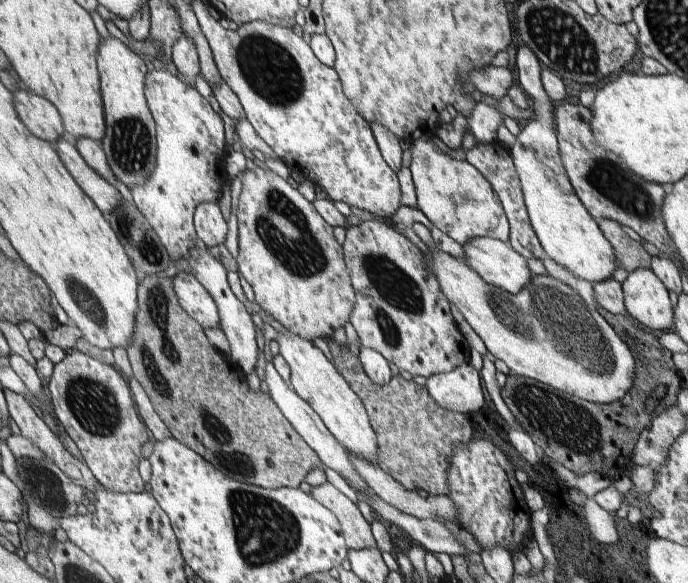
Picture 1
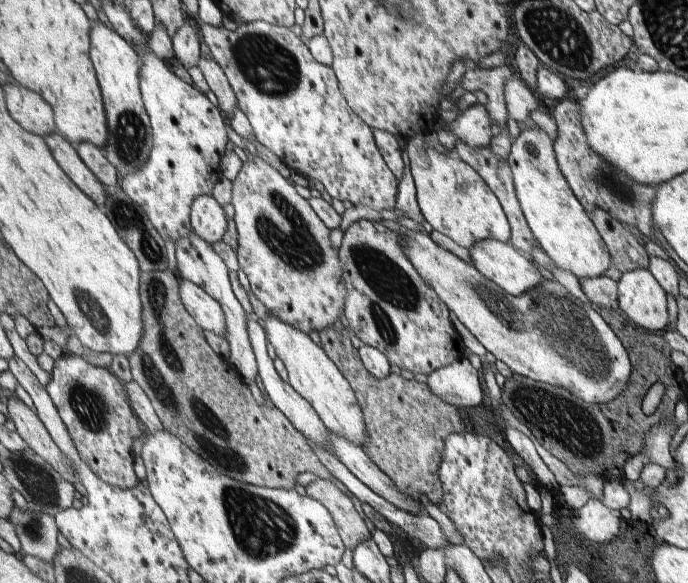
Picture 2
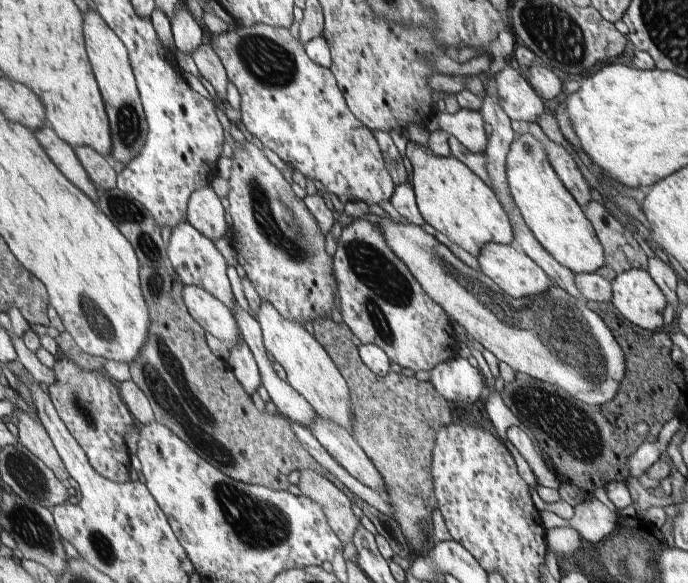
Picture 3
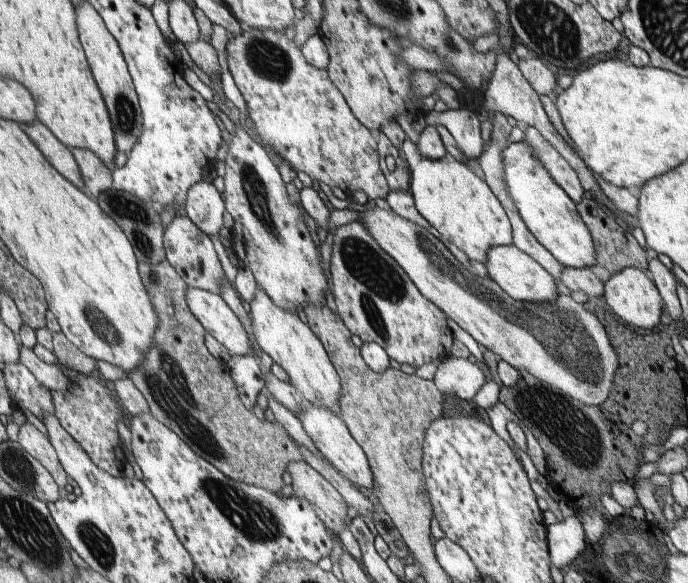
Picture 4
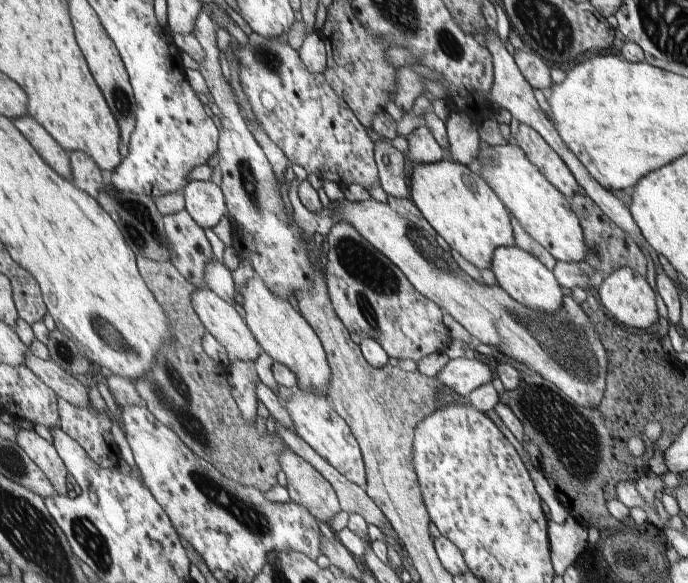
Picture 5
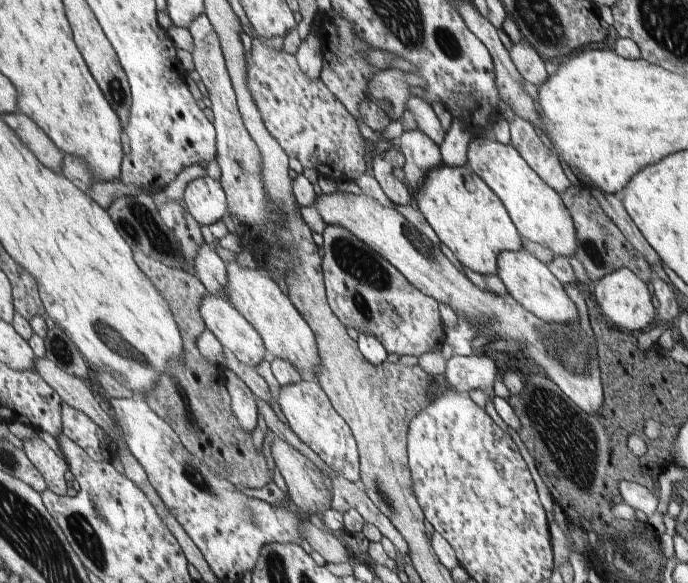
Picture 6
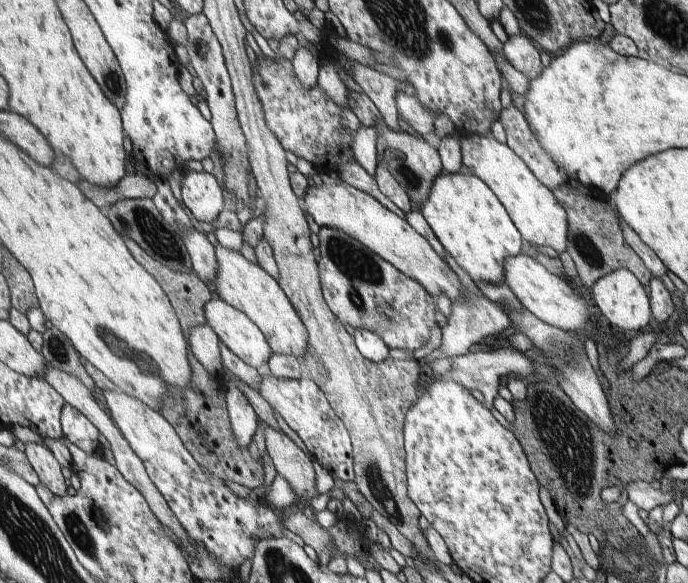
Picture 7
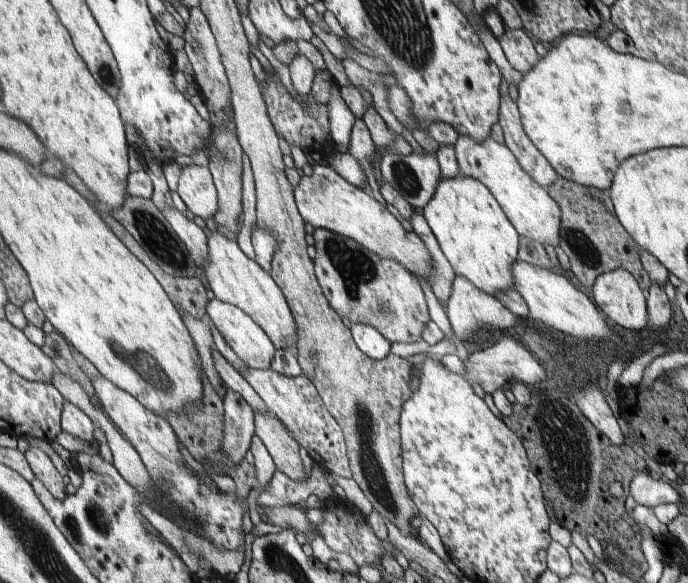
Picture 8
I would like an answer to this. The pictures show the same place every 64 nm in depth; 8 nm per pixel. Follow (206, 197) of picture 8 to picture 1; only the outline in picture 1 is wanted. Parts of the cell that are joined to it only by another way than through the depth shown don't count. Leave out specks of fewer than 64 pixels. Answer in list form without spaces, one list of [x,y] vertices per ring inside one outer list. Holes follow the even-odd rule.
[[[214,202],[200,204],[195,212],[195,230],[199,240],[207,247],[218,246],[224,243],[226,238],[226,220]]]

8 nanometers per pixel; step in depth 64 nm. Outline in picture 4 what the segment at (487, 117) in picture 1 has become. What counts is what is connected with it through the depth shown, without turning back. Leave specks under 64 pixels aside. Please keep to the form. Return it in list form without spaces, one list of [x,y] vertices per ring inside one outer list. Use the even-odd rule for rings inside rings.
[[[468,109],[447,110],[432,115],[433,123],[444,126],[466,158],[477,159],[485,148],[479,116]]]

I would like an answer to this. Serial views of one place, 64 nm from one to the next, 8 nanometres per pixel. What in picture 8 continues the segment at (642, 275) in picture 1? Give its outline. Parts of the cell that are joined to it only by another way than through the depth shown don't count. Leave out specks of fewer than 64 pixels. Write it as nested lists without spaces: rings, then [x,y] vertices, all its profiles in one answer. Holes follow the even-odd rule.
[[[629,270],[601,274],[592,285],[592,298],[610,324],[618,324],[622,330],[642,330],[648,322],[642,288]]]

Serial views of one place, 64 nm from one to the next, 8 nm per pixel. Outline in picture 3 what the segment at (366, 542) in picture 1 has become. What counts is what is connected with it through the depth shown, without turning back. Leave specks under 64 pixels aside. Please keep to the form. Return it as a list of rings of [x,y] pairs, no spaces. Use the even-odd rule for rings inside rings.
[[[300,470],[300,483],[297,485],[302,495],[318,502],[324,508],[332,530],[344,545],[356,541],[364,532],[359,518],[352,512],[350,498],[330,480],[312,470]]]

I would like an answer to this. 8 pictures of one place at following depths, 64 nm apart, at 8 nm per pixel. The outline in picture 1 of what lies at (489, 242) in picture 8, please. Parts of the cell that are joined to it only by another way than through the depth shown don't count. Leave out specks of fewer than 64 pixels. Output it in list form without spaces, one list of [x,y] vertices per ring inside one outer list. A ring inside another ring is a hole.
[[[419,138],[412,142],[410,170],[417,196],[417,206],[432,224],[464,246],[472,238],[492,237],[509,242],[511,224],[503,203],[488,179],[472,163],[456,160],[432,142]]]

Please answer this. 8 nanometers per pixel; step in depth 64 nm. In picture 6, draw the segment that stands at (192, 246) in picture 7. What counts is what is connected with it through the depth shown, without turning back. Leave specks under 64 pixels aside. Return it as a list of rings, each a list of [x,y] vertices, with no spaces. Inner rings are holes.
[[[209,245],[198,246],[198,256],[194,258],[195,275],[207,287],[207,291],[228,298],[226,284],[228,284],[228,272],[222,258]]]

